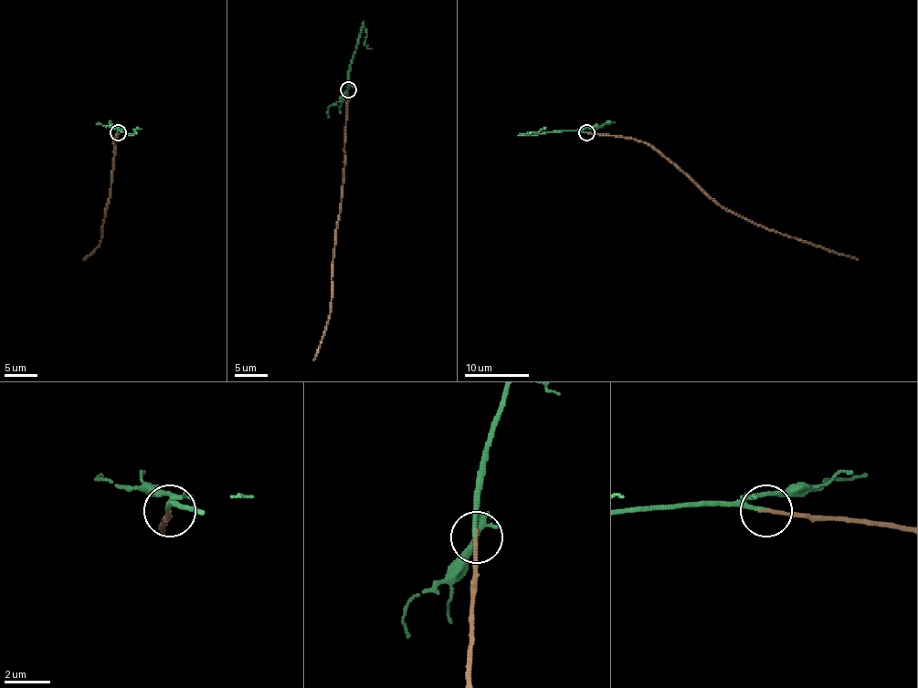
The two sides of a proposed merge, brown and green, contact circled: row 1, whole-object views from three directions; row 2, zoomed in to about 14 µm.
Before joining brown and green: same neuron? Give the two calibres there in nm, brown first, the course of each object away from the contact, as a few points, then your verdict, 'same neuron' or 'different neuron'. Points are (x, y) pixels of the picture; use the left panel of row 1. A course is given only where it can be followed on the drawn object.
calibres 160 and 180 nm; course brown (117, 132), (112, 181), (100, 244), (83, 260); course green (117, 132), (133, 135), (135, 130), (142, 129); same neuron

